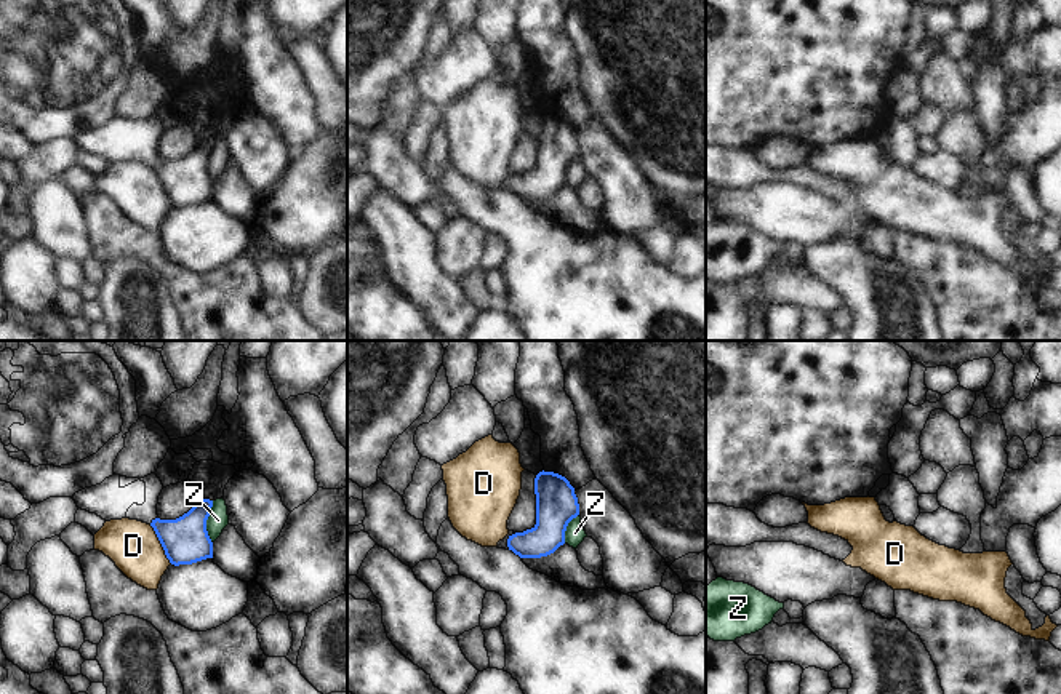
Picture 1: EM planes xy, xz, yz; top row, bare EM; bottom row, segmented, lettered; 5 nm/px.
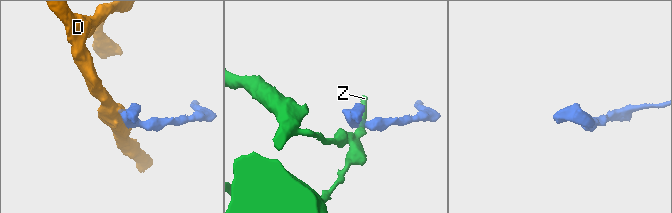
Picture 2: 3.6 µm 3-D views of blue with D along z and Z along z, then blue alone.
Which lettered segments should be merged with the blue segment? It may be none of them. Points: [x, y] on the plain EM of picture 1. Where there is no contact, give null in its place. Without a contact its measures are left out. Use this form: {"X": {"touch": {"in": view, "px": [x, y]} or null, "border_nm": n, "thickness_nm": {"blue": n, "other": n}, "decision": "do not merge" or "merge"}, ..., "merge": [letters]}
{"D": {"touch": {"in": "xy", "px": [160, 184]}, "border_nm": 240, "thickness_nm": {"blue": 240, "other": 260}, "decision": "do not merge"}, "Z": {"touch": {"in": "xy", "px": [205, 163]}, "border_nm": 220, "thickness_nm": {"blue": 240, "other": 100}, "decision": "do not merge"}, "merge": []}

